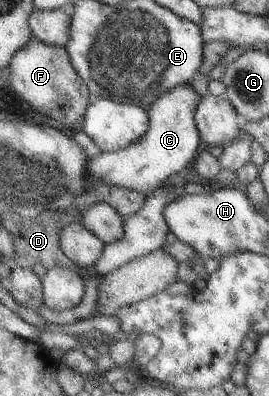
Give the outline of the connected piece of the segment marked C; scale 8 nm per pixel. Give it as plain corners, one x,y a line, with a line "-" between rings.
190,84
166,92
150,106
147,112
149,130
142,138
122,150
100,152
98,156
88,158
84,184
92,188
104,182
106,186
136,190
148,196
172,174
186,173
191,168
190,161
196,158
203,146
194,120
194,110
200,100
198,92

